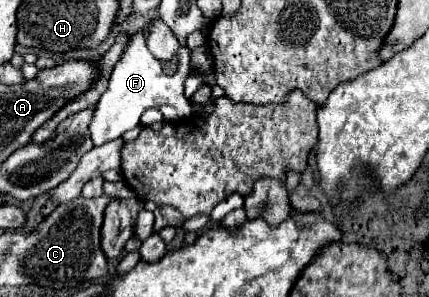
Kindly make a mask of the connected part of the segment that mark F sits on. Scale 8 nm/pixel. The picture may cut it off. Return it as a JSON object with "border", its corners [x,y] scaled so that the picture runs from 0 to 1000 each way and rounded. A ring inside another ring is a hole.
{"border":[[[352,71],[301,118],[301,145],[277,212],[268,219],[268,239],[259,246],[249,300],[235,320],[235,333],[259,333],[259,340],[226,340],[221,354],[221,380],[207,414],[207,461],[217,488],[240,488],[249,475],[282,461],[291,441],[310,434],[324,414],[324,394],[352,360],[371,367],[385,387],[385,407],[399,407],[399,414],[445,394],[445,347],[431,333],[429,320],[429,279],[436,266],[445,168],[436,158],[420,158],[413,178],[417,232],[403,259],[389,259],[375,232],[375,205],[361,199],[343,158],[347,84]]]}

